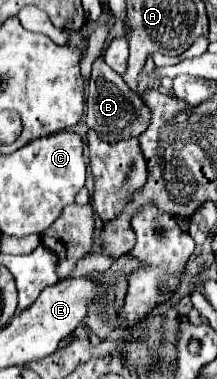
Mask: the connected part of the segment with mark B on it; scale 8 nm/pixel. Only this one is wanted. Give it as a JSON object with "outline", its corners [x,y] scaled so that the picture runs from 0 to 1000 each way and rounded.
{"outline":[[[470,150],[442,156],[424,172],[424,193],[406,208],[406,251],[396,251],[396,325],[415,340],[433,340],[479,372],[571,372],[599,361],[645,361],[654,346],[673,346],[673,330],[691,330],[691,288],[673,288],[673,272],[645,261],[627,240],[608,240],[581,214],[525,193]]]}

